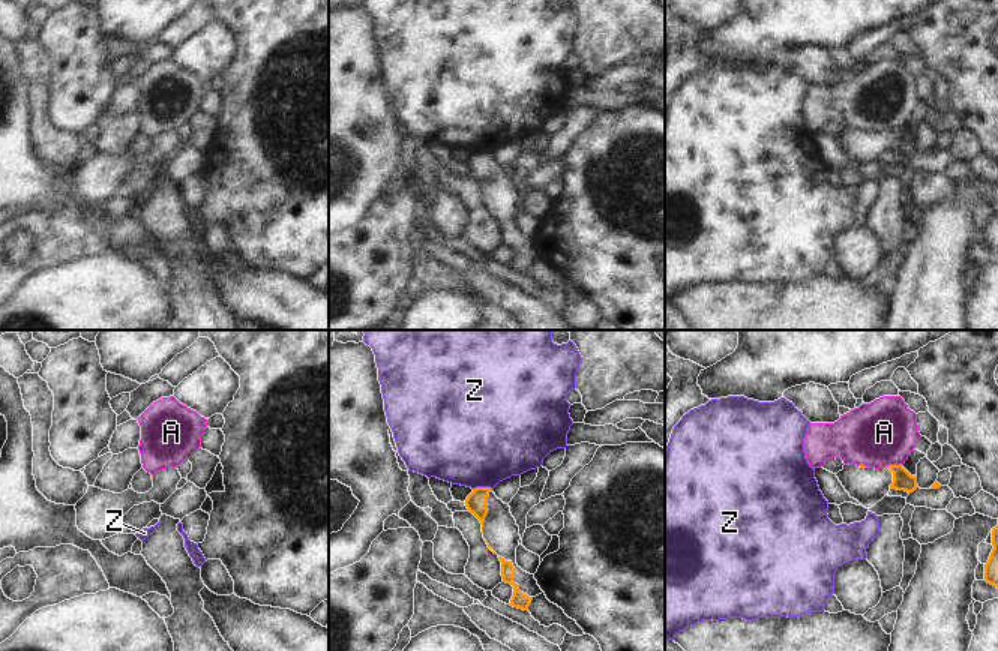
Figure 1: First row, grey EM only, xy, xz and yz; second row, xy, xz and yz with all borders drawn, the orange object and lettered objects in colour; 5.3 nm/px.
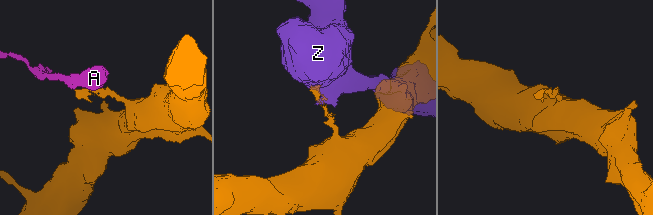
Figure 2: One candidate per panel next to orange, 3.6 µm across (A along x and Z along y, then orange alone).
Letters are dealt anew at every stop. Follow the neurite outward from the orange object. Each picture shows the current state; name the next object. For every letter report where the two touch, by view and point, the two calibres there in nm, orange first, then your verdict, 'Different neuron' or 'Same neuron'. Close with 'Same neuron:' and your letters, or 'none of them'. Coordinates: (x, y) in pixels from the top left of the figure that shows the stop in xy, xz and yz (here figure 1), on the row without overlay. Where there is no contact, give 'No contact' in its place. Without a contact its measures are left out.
A: Touches orange at yz (892, 129). Thickness 110 nm (orange) against 360 nm. Different neuron
Z: Touches orange at xz (482, 152). Thickness 120 nm (orange) against 500 nm. Different neuron
Same neuron: none of them

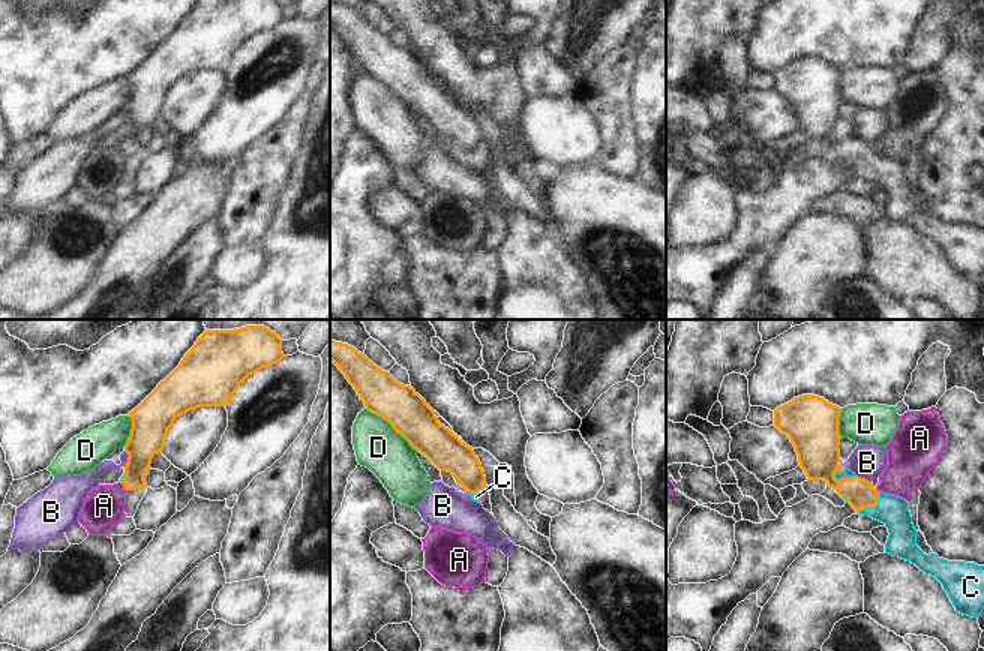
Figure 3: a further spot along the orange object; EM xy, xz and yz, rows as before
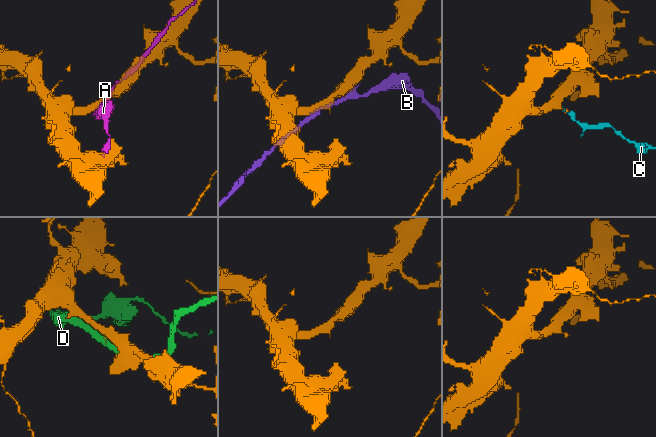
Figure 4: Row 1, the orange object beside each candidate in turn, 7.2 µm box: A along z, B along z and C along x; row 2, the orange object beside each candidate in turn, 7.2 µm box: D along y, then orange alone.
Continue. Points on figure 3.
A: Touches orange at xy (123, 149). Thickness 170 nm (orange) against 220 nm. Different neuron
B: Touches orange at xy (128, 123). Thickness 200 nm (orange) against 90 nm. Different neuron
C: Touches orange at yz (872, 171). Thickness 160 nm (orange) against 160 nm. Same neuron
D: Touches orange at xz (392, 89). Thickness 220 nm (orange) against 260 nm. Different neuron
Same neuron: C

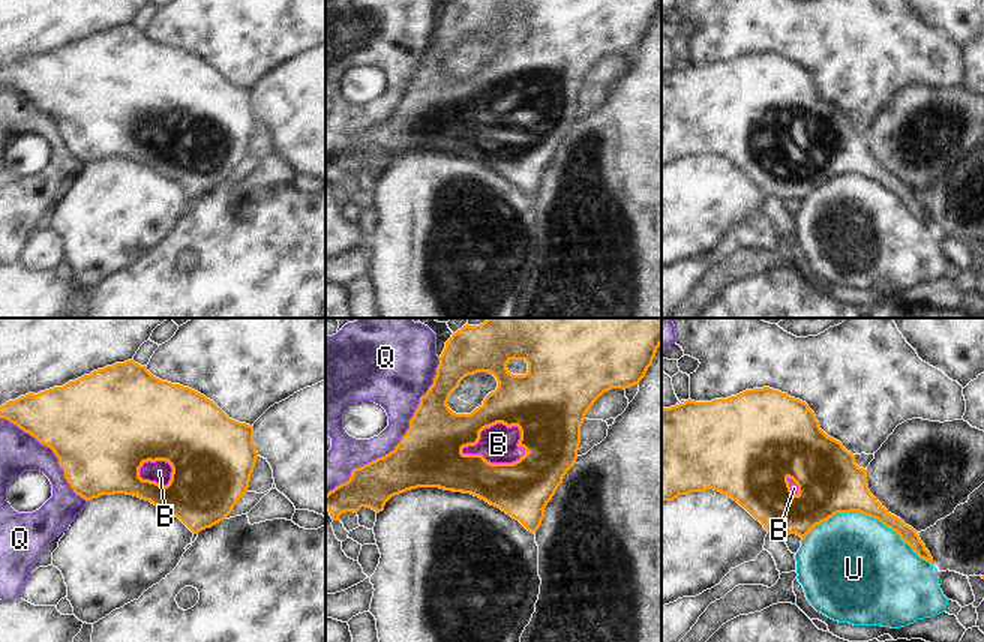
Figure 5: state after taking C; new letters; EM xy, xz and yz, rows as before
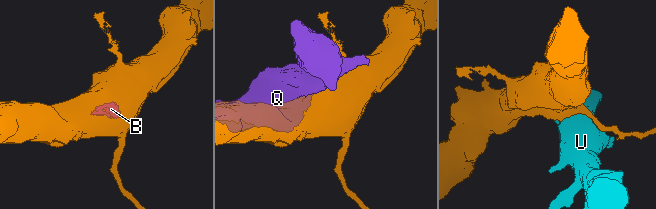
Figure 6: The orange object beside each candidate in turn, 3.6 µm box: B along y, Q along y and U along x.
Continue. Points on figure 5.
B: Touches orange at xz (494, 128). Thickness 300 nm (orange) against 200 nm. Same neuron
Q: Touches orange at xz (401, 104). Thickness 360 nm (orange) against 220 nm. Different neuron
U: Touches orange at yz (867, 179). Thickness 320 nm (orange) against 480 nm. Different neuron
Same neuron: B

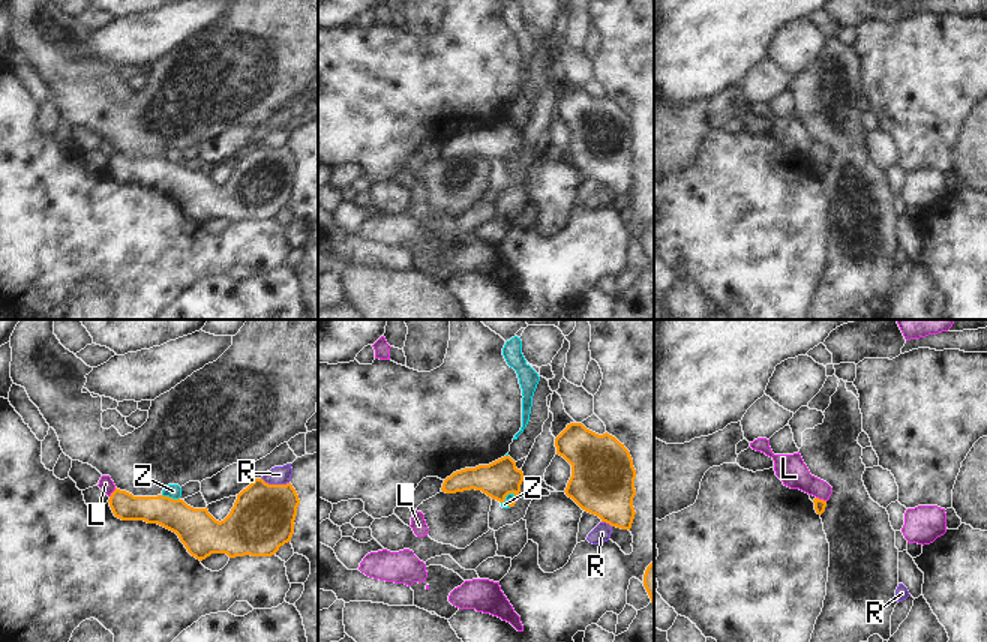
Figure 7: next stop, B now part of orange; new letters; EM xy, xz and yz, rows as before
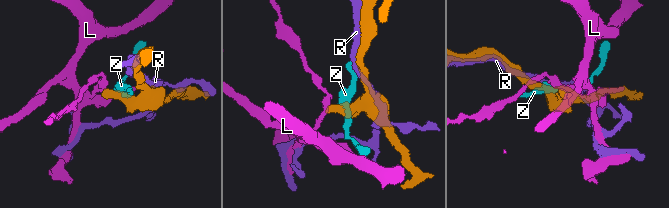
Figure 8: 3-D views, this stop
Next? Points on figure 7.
L: Touches orange at yz (821, 164). Thickness 60 nm (orange) against 160 nm. Different neuron
R: Touches orange at xy (275, 149). Thickness 340 nm (orange) against 100 nm. Different neuron
Z: Touches orange at xy (171, 162). Thickness 220 nm (orange) against 80 nm. Different neuron
Same neuron: none of them

